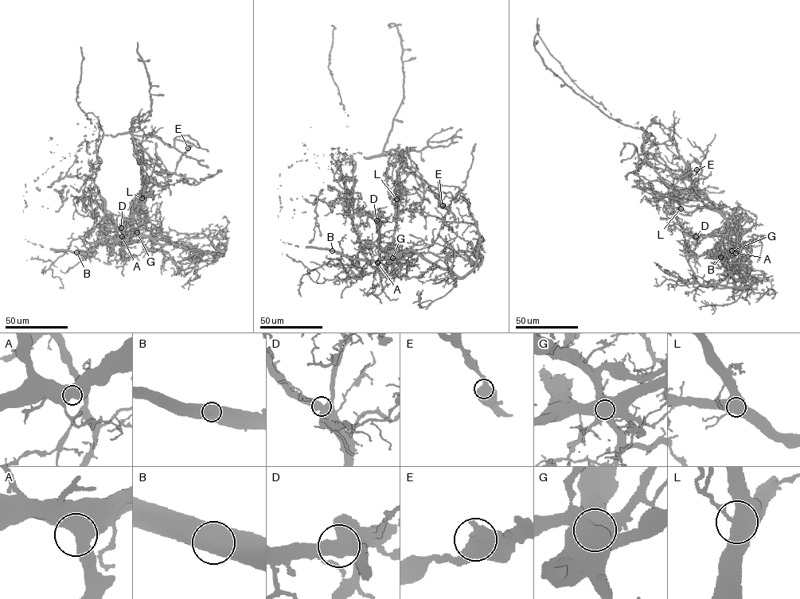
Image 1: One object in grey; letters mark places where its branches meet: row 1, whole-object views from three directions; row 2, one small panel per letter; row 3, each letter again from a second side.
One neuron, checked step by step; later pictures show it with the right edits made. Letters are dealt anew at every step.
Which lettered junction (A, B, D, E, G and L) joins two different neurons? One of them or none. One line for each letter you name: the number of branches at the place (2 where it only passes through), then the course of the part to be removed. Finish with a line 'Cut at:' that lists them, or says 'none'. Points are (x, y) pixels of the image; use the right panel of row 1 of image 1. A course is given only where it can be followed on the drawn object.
G: branches 2; course (731, 250), (727, 250), (724, 254), (725, 272), (742, 281)
Cut at: G

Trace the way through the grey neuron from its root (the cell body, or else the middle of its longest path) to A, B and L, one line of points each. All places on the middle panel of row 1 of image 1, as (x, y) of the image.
A: (389, 251), (377, 262)
B: (389, 251), (383, 259), (367, 261), (332, 250)
L: (389, 251), (396, 227), (396, 199)

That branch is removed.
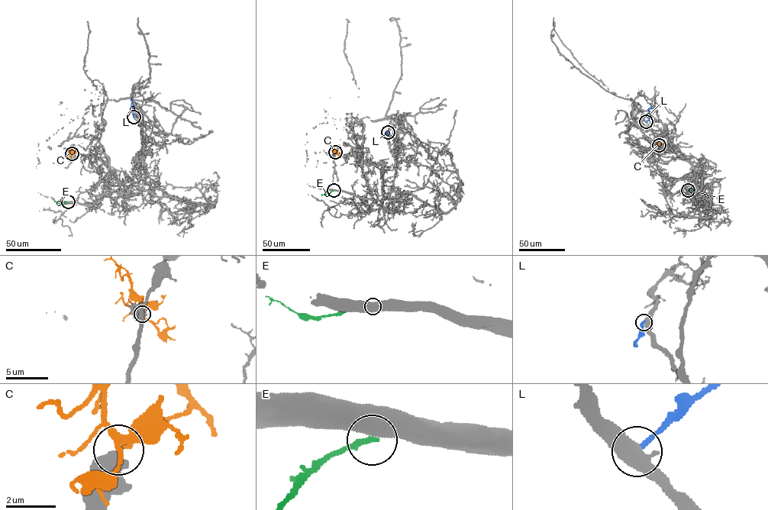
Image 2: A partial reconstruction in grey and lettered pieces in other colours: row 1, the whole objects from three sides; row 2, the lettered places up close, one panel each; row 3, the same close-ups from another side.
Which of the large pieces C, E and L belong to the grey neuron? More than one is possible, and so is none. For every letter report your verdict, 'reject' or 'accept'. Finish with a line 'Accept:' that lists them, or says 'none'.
C: reject
E: reject
L: reject
Accept: none

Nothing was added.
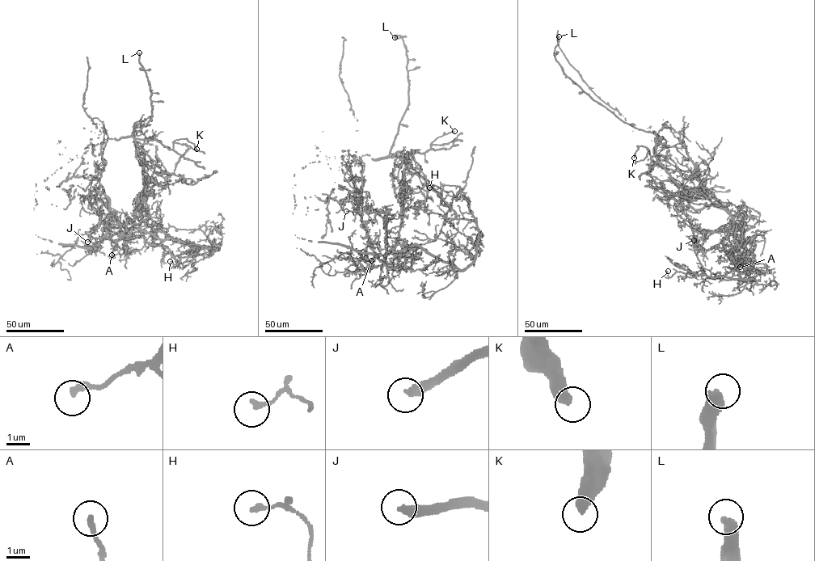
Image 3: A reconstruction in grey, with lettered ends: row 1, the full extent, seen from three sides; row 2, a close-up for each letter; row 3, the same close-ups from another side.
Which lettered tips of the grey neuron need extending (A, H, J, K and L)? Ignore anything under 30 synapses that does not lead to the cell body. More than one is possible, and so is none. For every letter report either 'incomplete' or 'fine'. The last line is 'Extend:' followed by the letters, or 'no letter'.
A: fine
H: fine
J: incomplete
K: fine
L: incomplete
Extend: J, L

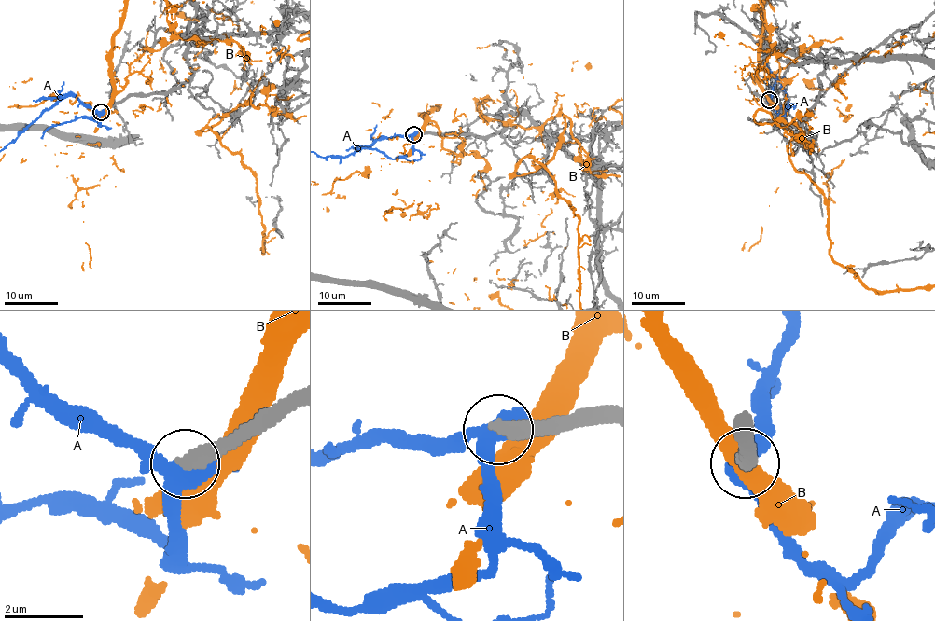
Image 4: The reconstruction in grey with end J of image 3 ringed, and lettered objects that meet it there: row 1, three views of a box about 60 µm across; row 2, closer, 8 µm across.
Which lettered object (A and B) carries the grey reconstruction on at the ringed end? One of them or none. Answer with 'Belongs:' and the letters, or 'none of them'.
Belongs: A

